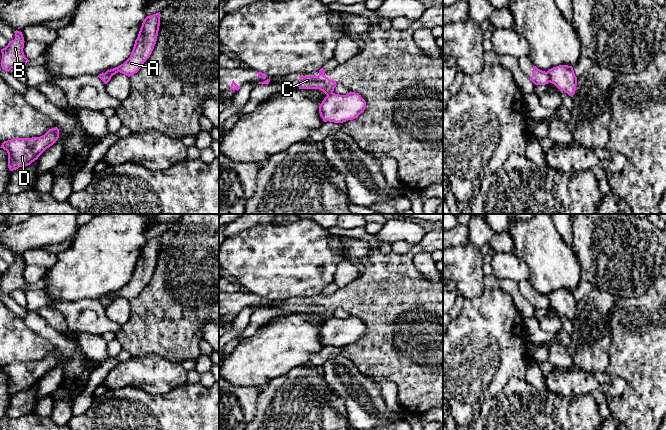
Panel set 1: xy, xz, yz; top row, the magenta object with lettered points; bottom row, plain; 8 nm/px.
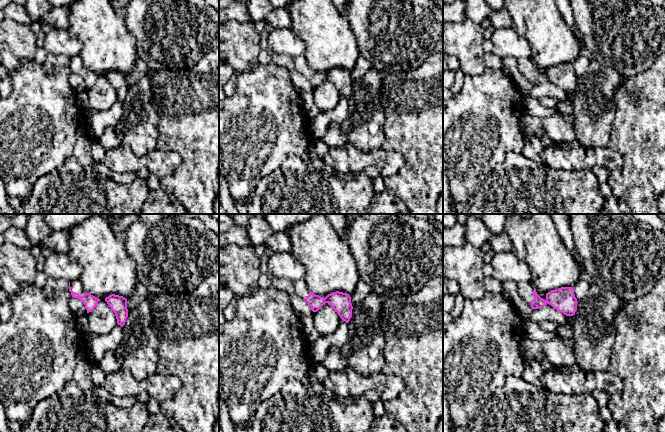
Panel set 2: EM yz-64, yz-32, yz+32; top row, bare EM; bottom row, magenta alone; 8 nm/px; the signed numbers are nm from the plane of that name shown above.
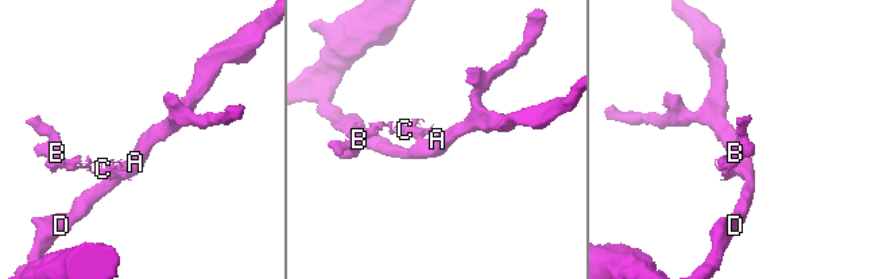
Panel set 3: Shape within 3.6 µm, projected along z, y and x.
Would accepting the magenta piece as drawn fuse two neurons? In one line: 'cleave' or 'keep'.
cleave

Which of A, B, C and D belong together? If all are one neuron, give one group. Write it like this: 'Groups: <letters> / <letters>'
Groups: A D / B C

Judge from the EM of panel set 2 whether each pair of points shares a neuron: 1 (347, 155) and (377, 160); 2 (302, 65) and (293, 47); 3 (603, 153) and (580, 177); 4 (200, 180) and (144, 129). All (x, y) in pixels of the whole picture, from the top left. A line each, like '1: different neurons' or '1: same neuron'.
1: same neuron
2: different neurons
3: different neurons
4: different neurons

